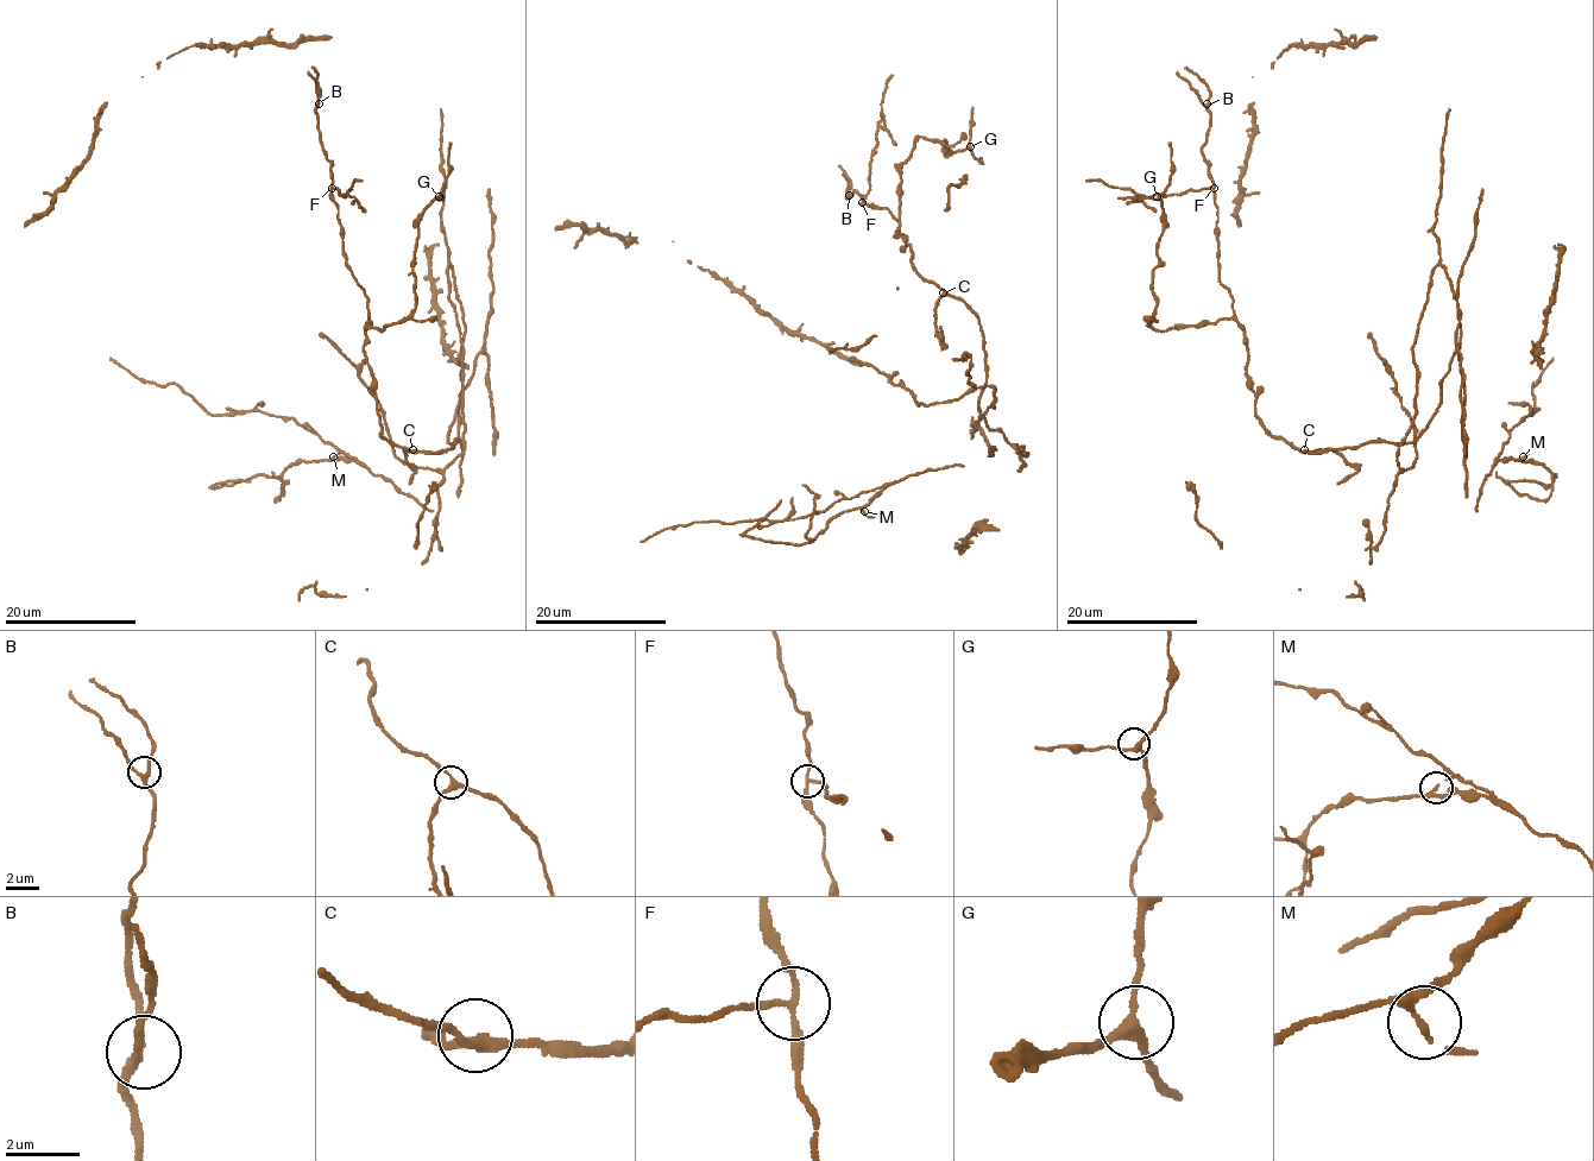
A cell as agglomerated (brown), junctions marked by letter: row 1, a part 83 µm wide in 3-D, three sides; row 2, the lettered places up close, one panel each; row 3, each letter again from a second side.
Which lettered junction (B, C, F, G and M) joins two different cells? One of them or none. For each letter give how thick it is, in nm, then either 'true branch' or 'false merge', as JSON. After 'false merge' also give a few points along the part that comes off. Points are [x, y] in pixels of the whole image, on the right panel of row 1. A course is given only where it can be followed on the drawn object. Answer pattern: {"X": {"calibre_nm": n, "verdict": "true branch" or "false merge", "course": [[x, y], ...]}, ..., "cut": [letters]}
{"B": {"calibre_nm": 220, "verdict": "true branch"}, "C": {"calibre_nm": 260, "verdict": "true branch"}, "F": {"calibre_nm": 160, "verdict": "false merge", "course": [[1213, 188], [1144, 196], [1096, 180], [1087, 182]]}, "G": {"calibre_nm": 260, "verdict": "true branch"}, "M": {"calibre_nm": 180, "verdict": "true branch"}, "cut": ["F"]}

